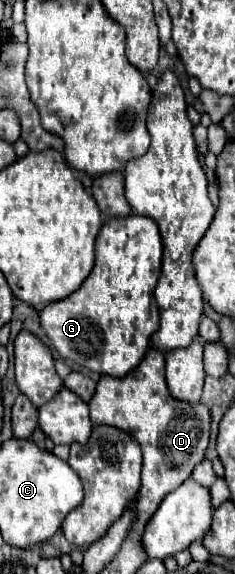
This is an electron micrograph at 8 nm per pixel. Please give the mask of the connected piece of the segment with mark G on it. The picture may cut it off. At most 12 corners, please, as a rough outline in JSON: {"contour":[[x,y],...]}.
{"contour":[[115,217],[95,267],[45,305],[63,359],[111,377],[141,363],[159,327],[161,235]]}

